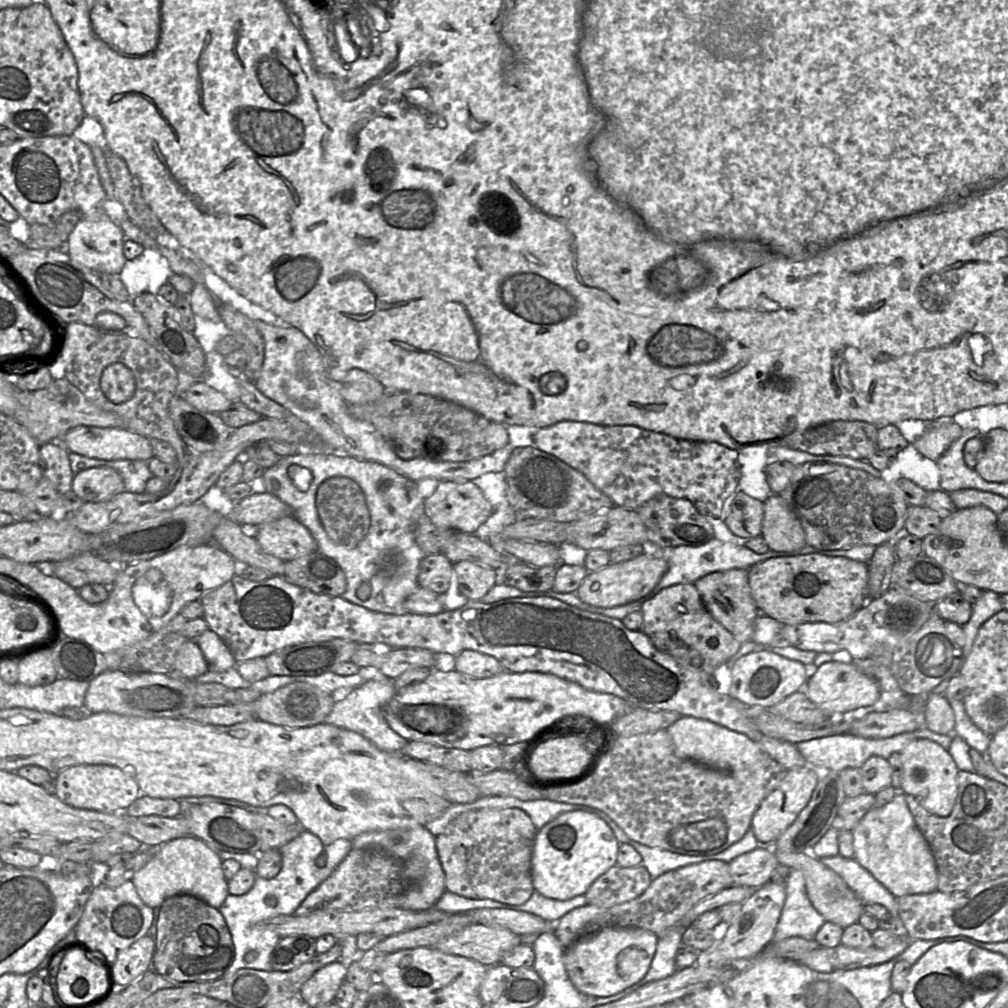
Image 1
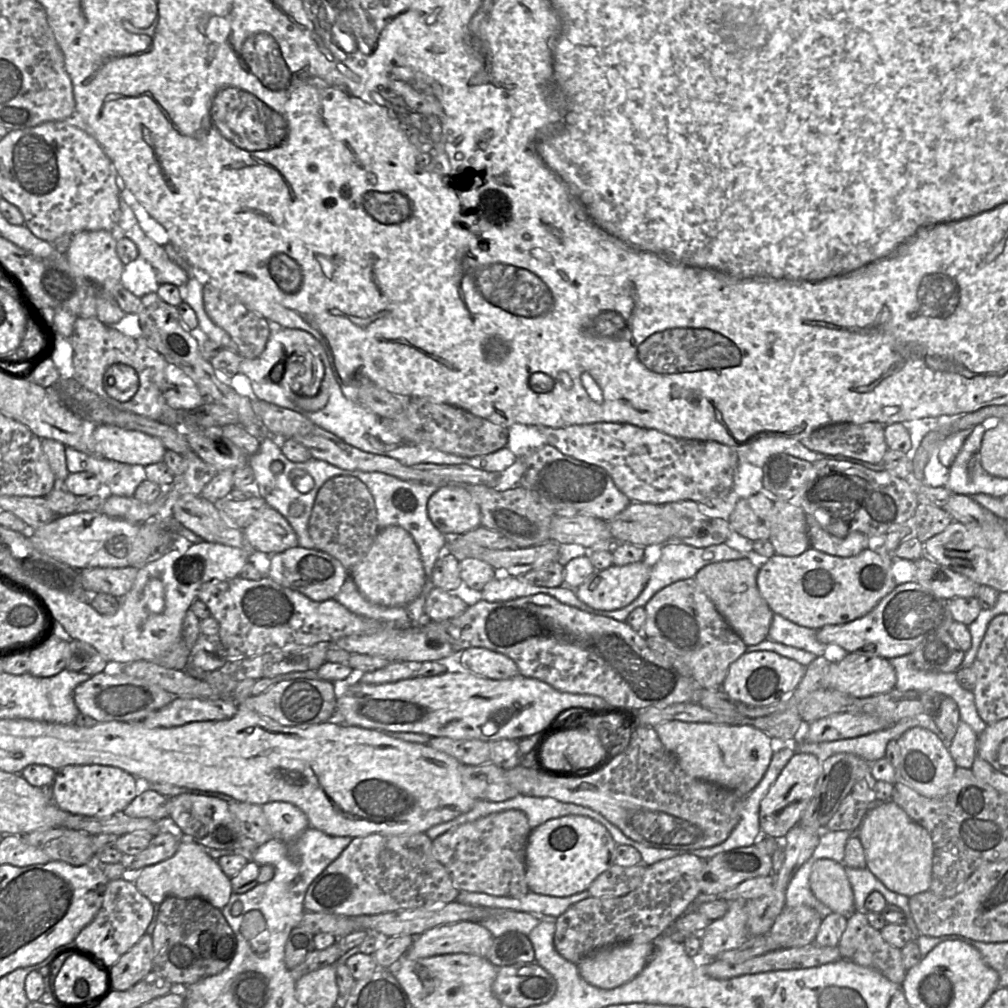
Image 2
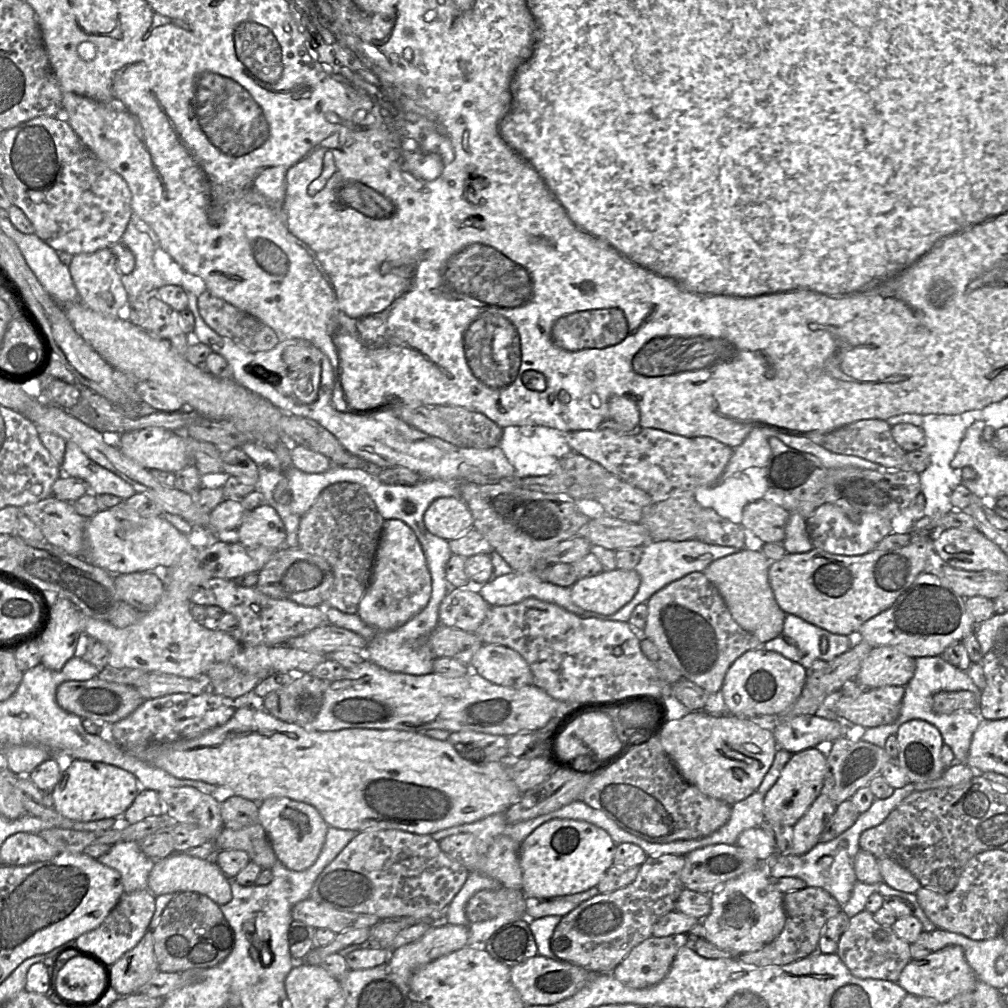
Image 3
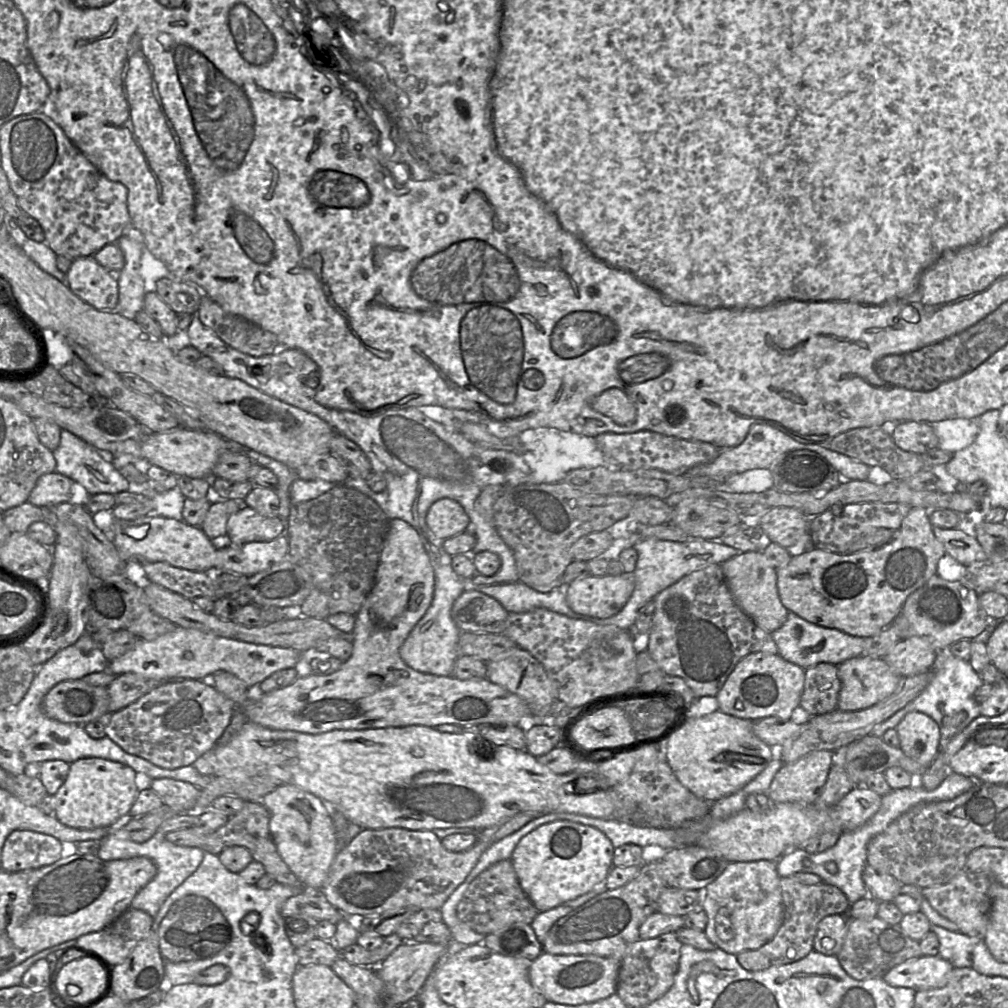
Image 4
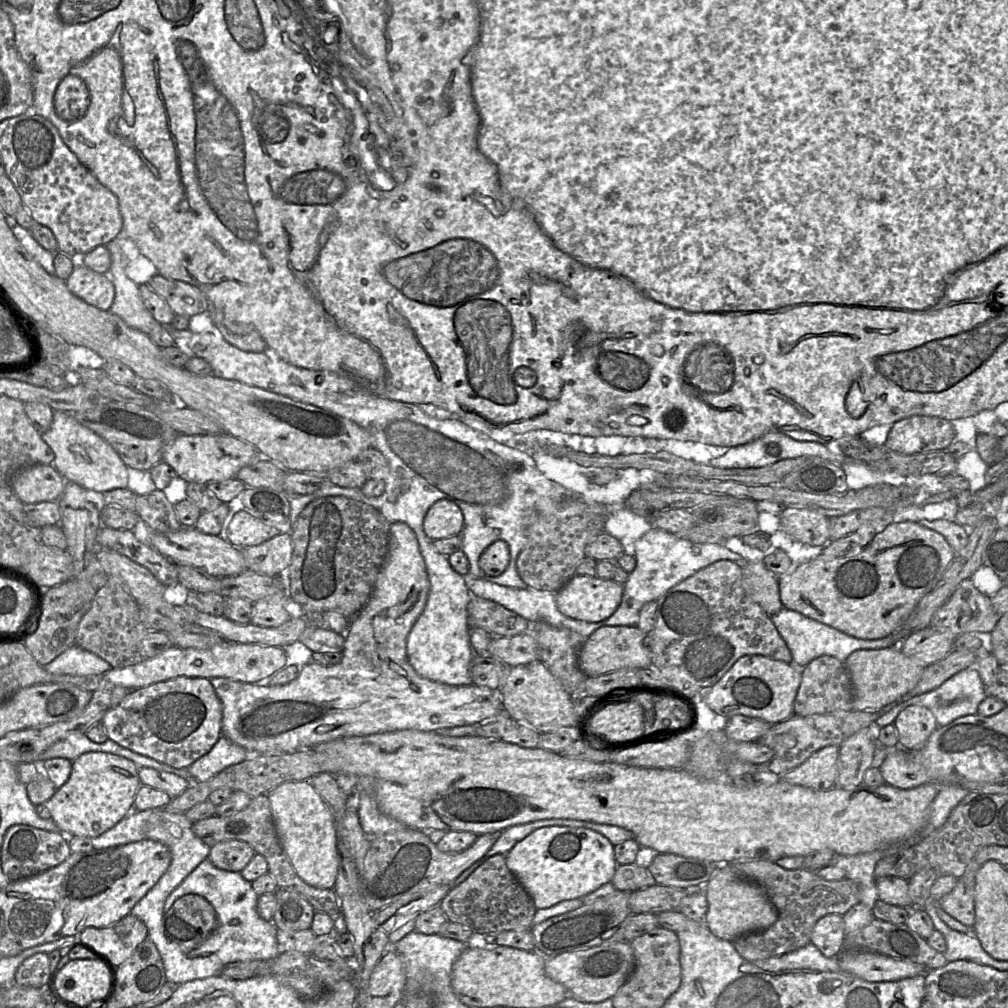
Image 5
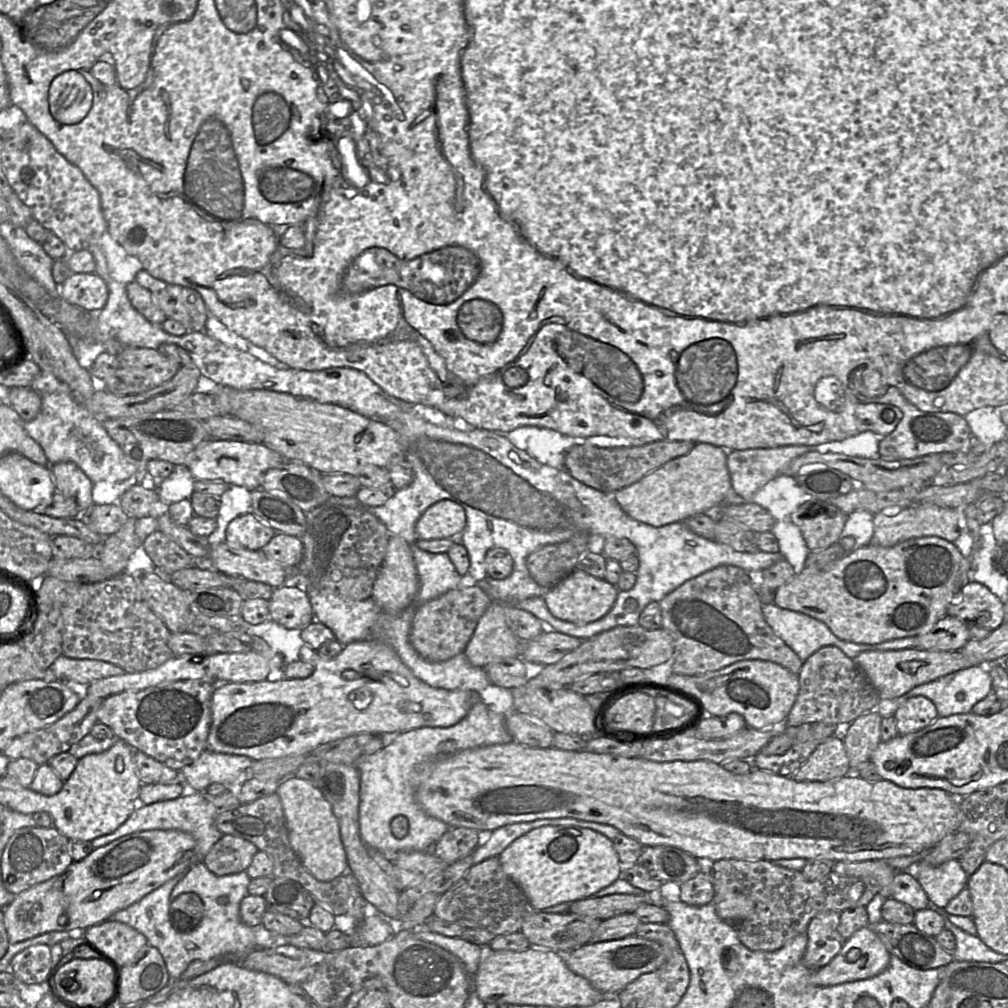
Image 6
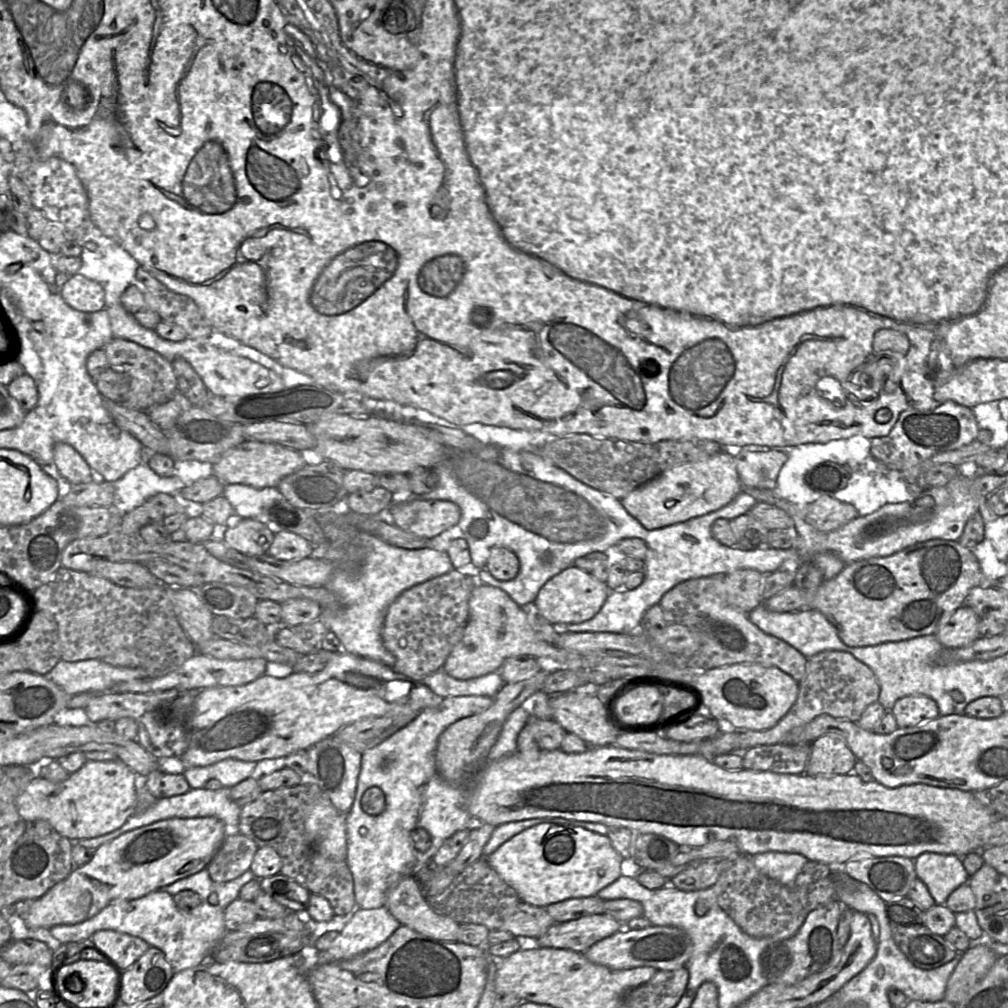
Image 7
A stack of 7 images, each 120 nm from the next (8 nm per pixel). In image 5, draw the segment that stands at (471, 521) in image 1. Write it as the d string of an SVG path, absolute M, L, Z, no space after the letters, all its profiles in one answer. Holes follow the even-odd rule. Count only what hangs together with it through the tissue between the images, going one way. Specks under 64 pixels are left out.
M440 499L427 511L423 529L433 541L460 535L464 529L462 510L451 500Z

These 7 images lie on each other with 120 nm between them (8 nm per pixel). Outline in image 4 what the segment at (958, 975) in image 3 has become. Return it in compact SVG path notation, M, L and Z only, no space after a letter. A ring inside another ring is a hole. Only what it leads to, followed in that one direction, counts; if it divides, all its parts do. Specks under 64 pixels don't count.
M937 956L911 958L888 971L883 980L893 987L915 991L941 988L946 985L953 966Z

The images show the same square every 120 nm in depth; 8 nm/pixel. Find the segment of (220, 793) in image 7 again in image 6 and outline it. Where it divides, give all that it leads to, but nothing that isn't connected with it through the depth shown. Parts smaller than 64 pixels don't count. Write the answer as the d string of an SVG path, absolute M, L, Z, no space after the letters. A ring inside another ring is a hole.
M187 791L173 800L165 800L149 805L139 804L127 821L113 833L98 837L91 843L95 849L103 847L123 836L148 830L179 830L190 834L196 841L195 854L197 862L203 862L213 845L223 834L217 829L215 820L218 814L211 798L203 792Z

